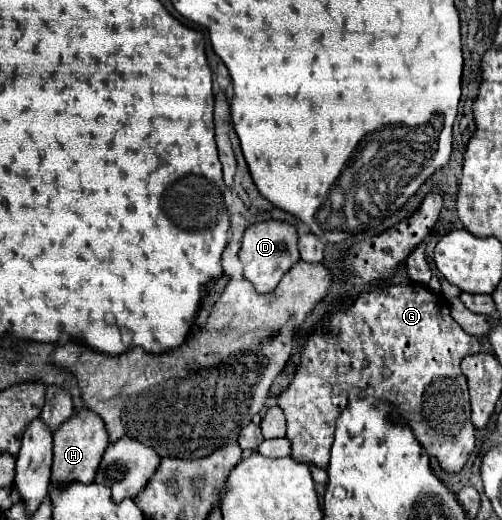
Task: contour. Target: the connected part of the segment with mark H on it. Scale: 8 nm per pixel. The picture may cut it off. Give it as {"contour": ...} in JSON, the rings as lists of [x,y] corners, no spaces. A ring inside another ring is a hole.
{"contour":[[[87,411],[85,419],[73,415],[71,421],[65,421],[53,433],[53,469],[51,469],[51,485],[65,487],[69,483],[93,483],[95,471],[99,467],[101,455],[107,449],[107,429],[105,423],[91,411]]]}

